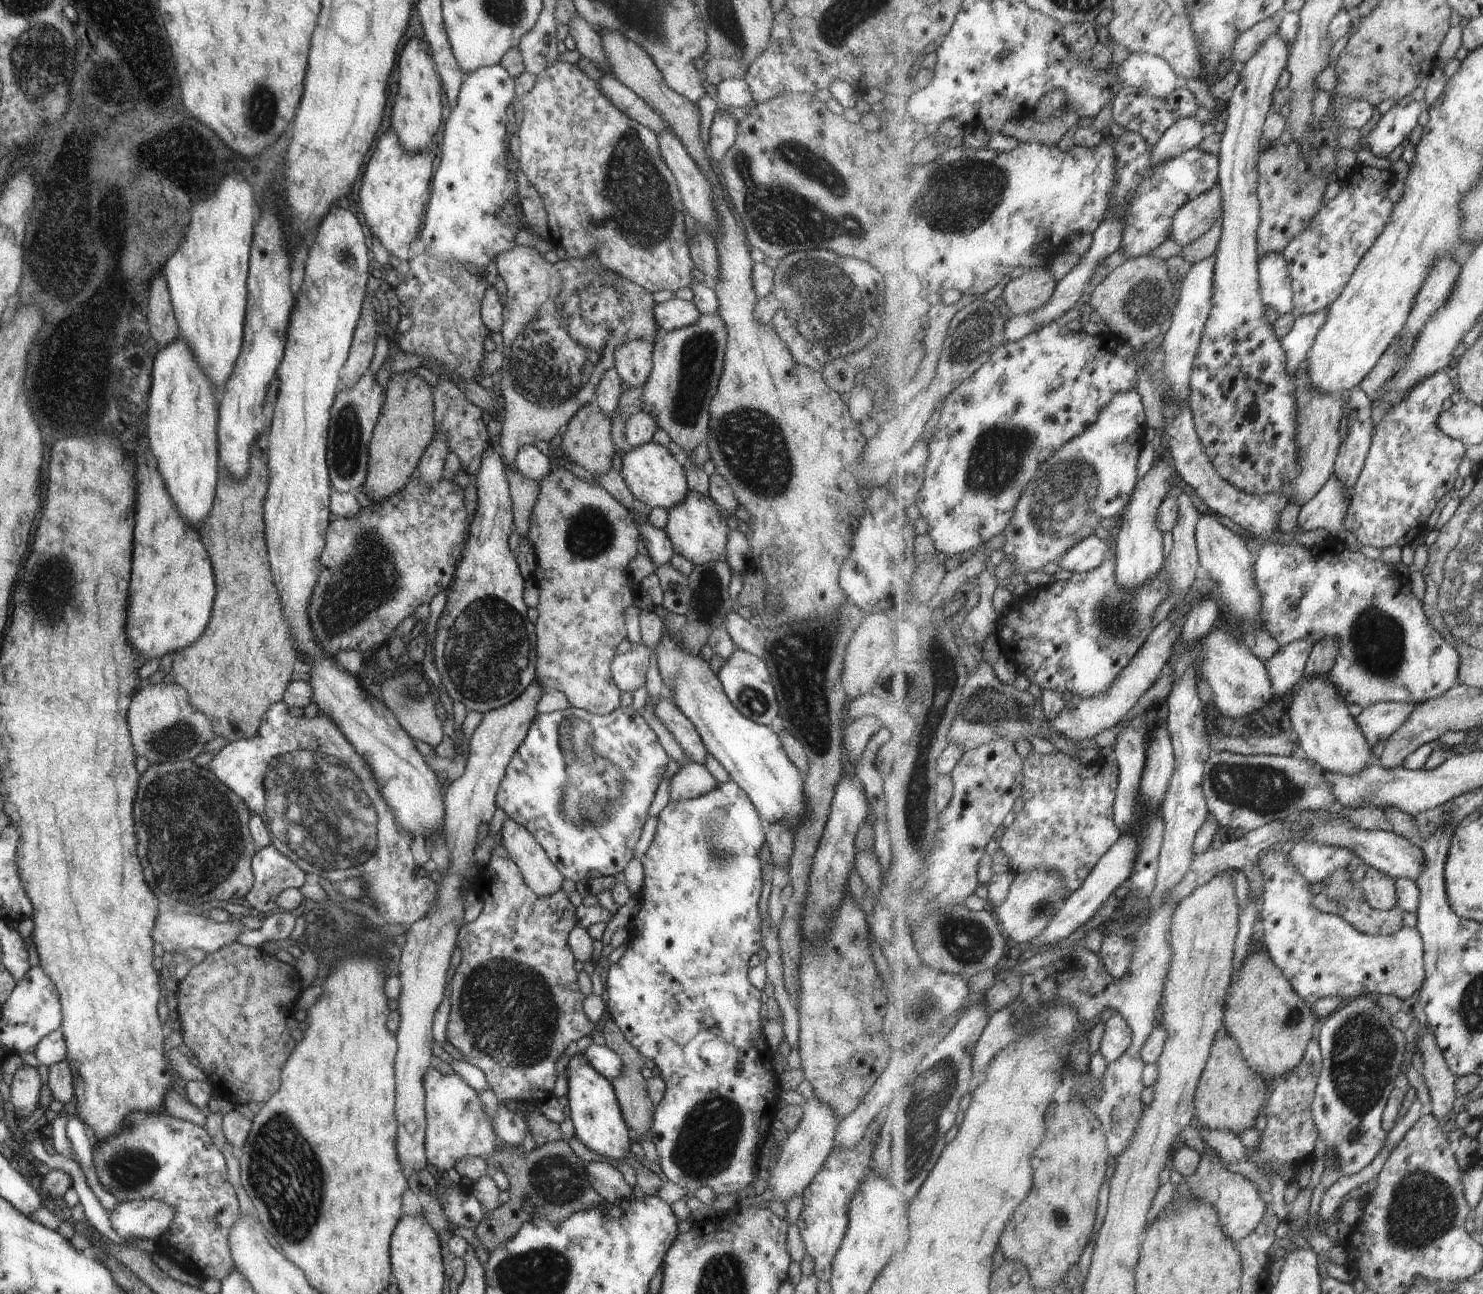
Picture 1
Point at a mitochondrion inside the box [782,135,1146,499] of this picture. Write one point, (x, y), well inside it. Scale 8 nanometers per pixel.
(958, 199)

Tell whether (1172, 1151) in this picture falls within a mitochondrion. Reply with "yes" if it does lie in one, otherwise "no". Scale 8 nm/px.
no

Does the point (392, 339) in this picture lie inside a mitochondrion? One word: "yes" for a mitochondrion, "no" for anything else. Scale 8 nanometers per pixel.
no

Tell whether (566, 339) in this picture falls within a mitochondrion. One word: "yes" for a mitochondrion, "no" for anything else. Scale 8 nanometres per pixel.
yes

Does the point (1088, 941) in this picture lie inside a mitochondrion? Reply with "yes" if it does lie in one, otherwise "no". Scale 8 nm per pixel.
no

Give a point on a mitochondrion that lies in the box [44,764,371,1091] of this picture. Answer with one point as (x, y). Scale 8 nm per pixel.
(198, 816)

